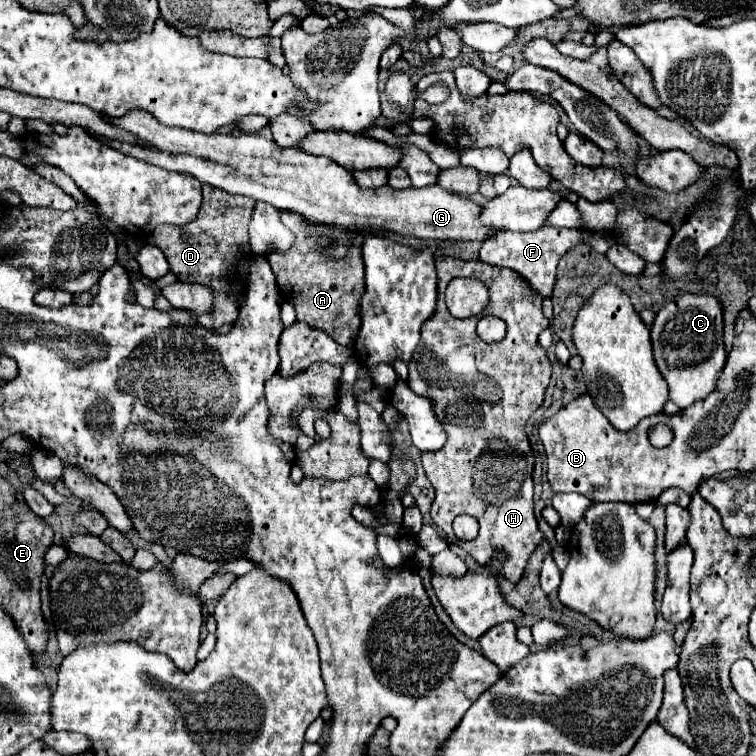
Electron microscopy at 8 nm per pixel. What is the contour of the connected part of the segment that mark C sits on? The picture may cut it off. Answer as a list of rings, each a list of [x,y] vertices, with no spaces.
[[[684,292],[670,300],[654,318],[650,328],[654,360],[668,384],[668,398],[680,408],[704,400],[716,386],[726,362],[724,348],[724,306],[716,296]]]

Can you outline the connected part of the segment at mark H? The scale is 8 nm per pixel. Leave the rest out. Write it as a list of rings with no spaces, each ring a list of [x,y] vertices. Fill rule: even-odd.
[[[436,256],[436,272],[436,312],[422,324],[422,338],[408,364],[408,386],[418,396],[432,400],[436,418],[448,436],[440,450],[422,454],[426,476],[436,490],[430,514],[446,538],[454,540],[482,566],[490,564],[498,550],[504,550],[506,560],[500,564],[498,574],[516,584],[524,574],[528,558],[546,538],[534,514],[534,454],[524,428],[532,412],[544,404],[544,392],[552,376],[550,360],[538,344],[538,334],[550,322],[542,314],[540,296],[526,290],[520,276],[510,268],[496,268],[480,260],[458,260],[456,272],[454,258]],[[456,274],[476,278],[488,288],[490,302],[478,316],[458,320],[446,310],[444,290]],[[482,316],[498,316],[506,322],[506,336],[500,344],[486,344],[478,338],[476,324]],[[460,514],[474,516],[480,524],[478,536],[470,542],[454,538],[452,523]]]

